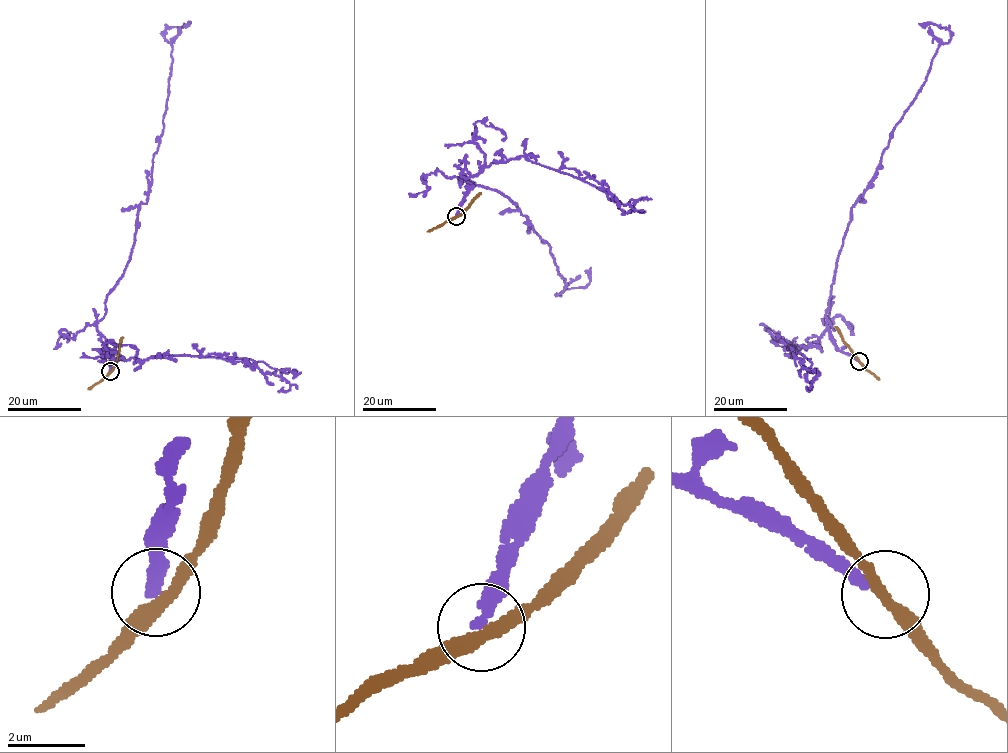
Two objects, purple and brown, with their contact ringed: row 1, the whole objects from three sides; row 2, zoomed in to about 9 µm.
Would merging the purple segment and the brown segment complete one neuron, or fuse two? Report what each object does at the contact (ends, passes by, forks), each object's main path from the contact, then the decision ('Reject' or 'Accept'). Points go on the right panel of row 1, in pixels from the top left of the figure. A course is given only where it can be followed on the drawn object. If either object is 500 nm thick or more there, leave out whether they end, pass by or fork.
At the ring purple ends. At the ring brown passes by. Course of purple: (859, 362), (833, 341), (825, 311), (852, 206), (938, 46), (951, 38), (945, 28), (918, 23). Course of brown: (859, 362), (835, 326). Reject

